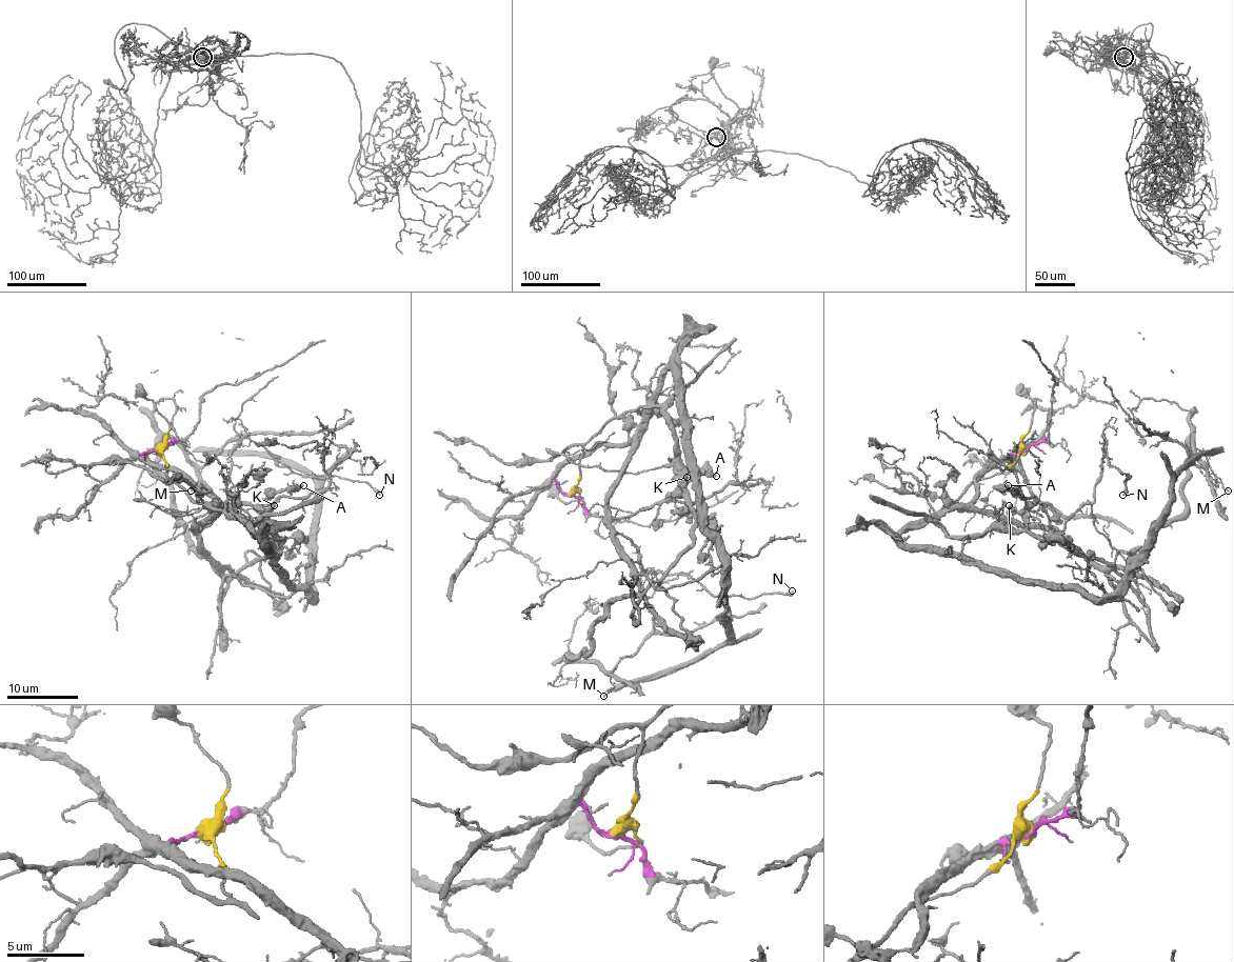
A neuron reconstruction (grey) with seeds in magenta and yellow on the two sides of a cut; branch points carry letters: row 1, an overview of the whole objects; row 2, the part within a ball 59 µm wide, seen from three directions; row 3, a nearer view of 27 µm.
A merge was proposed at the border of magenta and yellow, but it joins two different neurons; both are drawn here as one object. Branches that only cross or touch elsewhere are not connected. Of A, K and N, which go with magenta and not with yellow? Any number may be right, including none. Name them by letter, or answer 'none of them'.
N

